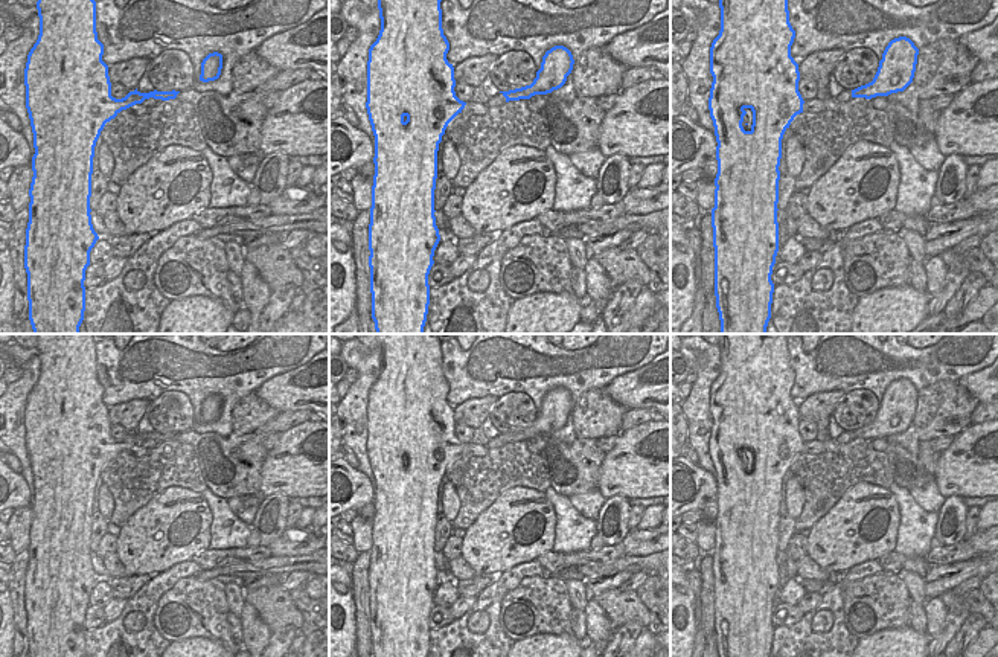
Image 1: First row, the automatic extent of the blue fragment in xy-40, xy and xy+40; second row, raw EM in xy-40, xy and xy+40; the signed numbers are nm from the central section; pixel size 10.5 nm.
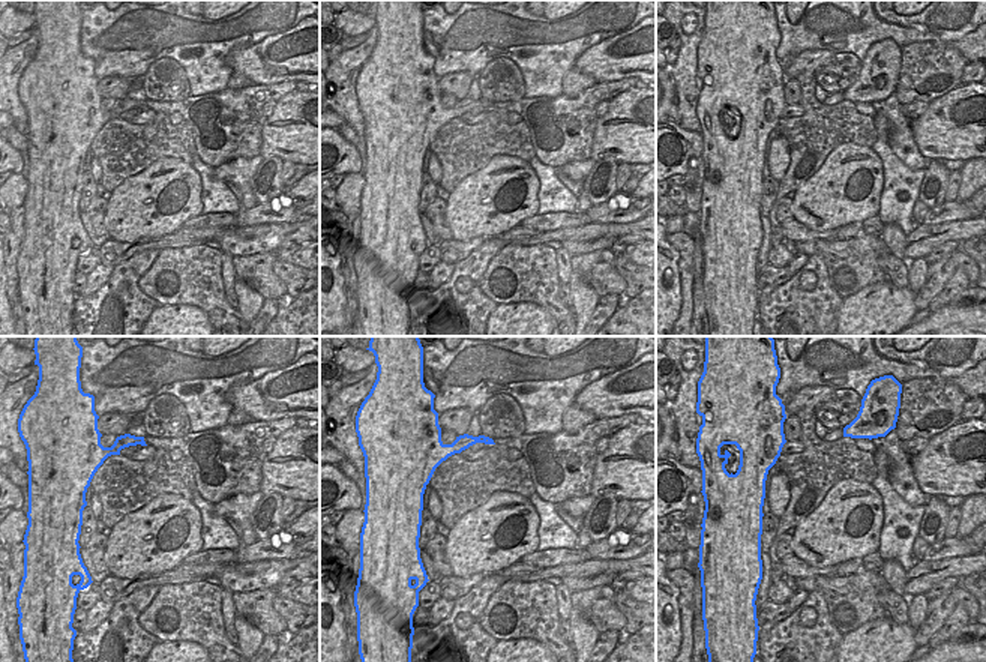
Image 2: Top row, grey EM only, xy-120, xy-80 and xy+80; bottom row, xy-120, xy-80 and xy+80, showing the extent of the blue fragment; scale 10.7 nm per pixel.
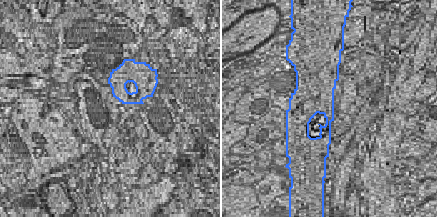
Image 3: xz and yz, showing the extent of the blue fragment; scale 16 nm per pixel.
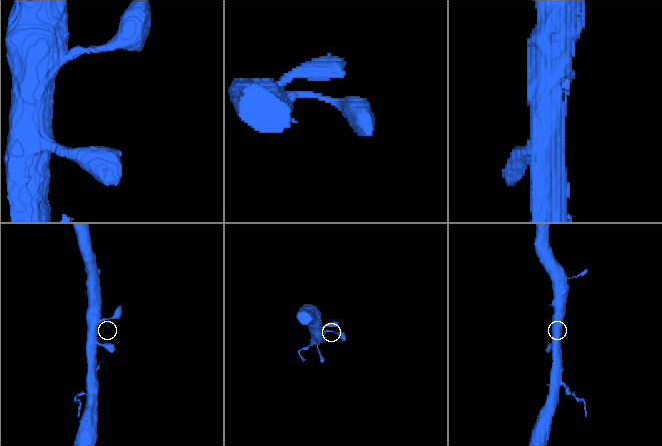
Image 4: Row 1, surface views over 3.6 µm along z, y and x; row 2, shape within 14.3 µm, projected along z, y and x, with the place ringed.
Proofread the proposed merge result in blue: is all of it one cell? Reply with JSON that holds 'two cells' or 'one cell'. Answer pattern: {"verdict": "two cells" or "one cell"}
{"verdict": "one cell"}

